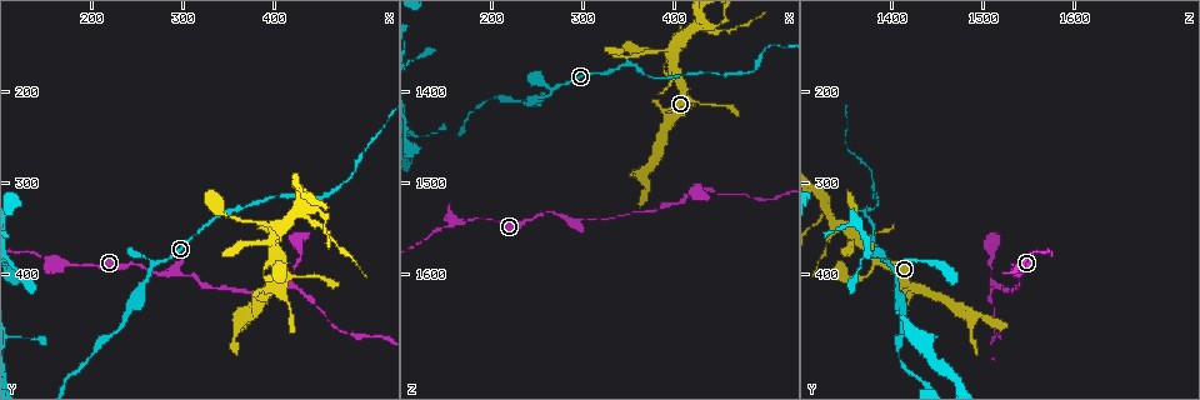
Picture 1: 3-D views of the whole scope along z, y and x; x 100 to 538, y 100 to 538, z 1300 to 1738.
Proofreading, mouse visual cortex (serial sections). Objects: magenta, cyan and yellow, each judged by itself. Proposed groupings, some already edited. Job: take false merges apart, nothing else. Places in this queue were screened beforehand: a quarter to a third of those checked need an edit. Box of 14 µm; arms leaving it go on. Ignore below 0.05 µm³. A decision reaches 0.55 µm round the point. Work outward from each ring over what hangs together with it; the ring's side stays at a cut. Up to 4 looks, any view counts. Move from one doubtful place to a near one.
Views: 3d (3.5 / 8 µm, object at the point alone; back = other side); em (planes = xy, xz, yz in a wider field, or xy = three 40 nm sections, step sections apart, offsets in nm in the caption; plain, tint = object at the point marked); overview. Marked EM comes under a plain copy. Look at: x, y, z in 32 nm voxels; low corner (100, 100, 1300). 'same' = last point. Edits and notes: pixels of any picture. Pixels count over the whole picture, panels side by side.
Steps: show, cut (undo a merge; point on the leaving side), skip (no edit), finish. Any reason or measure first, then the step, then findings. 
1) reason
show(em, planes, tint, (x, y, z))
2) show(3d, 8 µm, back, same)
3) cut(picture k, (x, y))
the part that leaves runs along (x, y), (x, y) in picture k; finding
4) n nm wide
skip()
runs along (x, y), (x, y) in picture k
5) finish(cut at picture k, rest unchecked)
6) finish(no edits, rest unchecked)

three arms meet
show(3d, 3.5 µm, (270, 390, 1395))

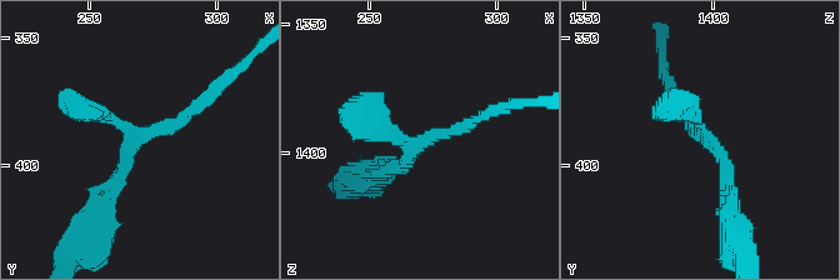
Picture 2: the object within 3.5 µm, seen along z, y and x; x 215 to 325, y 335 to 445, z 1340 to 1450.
3 arms; arms of 150, 200, 200 nm
show(em, xy, step 3, tint, (268, 390, 1398))

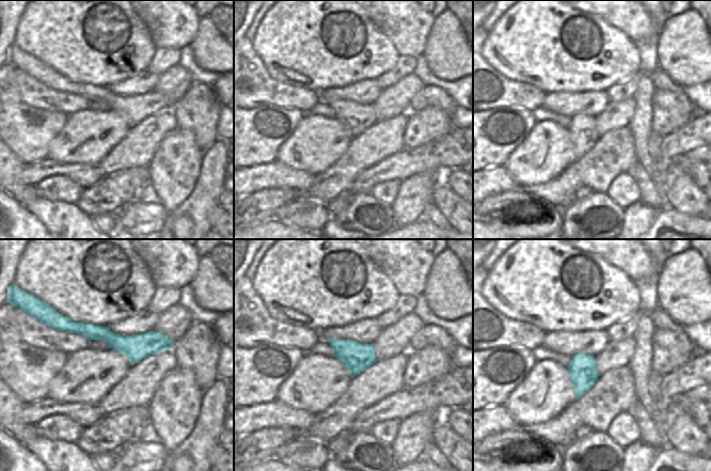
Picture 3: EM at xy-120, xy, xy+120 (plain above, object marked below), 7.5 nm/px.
skip()
runs along (201, 101), (129, 148), (101, 205) in picture 2; one cell here

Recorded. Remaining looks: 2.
sudden change in width
show(3d, 3.5 µm, (190, 390, 1540))

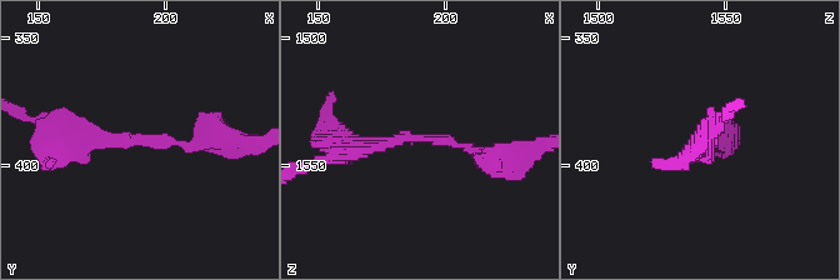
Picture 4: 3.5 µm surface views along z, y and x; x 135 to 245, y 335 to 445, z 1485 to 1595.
arms of 150, 200 nm
show(em, xy, step 2, tint, (187, 391, 1539))

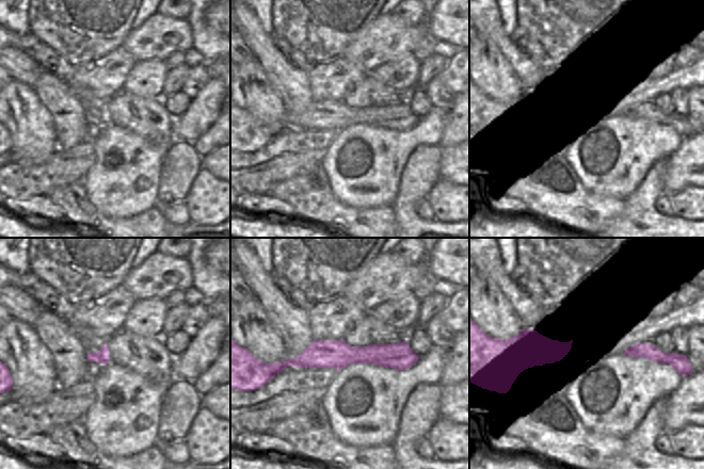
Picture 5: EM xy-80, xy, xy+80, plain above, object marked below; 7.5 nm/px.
skip()
runs along (415, 357), (315, 355), (280, 366) in picture 5; one cell here

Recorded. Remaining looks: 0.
finish(no edits, rest unchecked)

